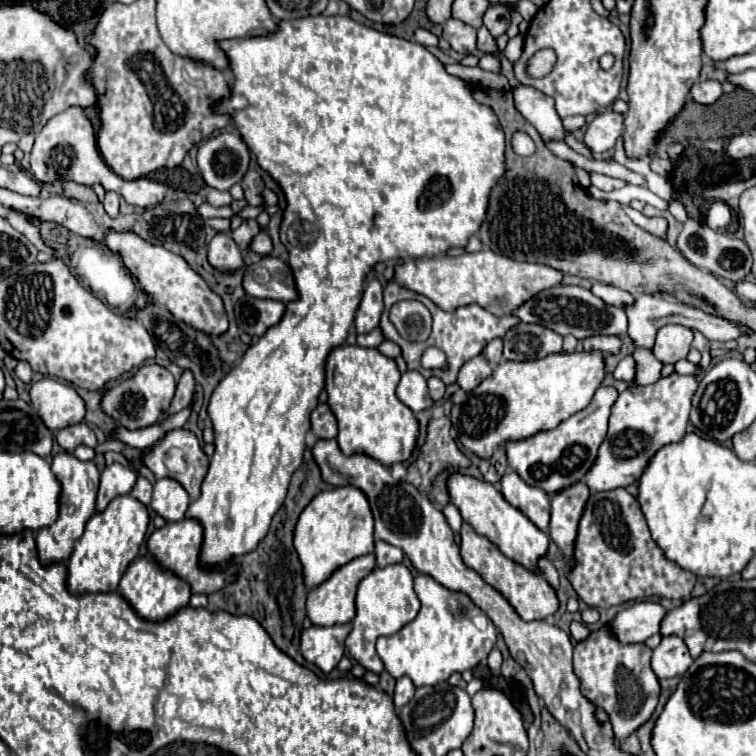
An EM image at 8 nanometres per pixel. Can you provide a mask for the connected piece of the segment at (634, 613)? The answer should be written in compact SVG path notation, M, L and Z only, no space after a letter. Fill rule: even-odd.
M640 601L616 613L616 617L608 621L608 625L612 635L620 643L642 643L660 631L664 613L664 607L658 603Z

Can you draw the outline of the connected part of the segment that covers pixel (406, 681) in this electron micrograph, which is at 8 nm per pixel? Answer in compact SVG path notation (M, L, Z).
M400 677L396 681L396 689L394 689L394 705L396 705L396 709L402 709L414 697L414 691L416 691L416 687L410 681L410 677Z

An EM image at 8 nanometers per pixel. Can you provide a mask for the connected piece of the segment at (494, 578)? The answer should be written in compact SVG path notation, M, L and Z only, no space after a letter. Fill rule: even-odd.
M462 523L462 543L460 543L460 555L464 559L464 563L474 569L486 583L490 583L496 591L500 591L504 595L504 599L516 609L516 613L524 619L524 621L538 621L538 619L548 619L552 617L558 607L558 595L556 591L550 587L550 583L536 571L530 571L526 567L522 567L520 563L514 563L512 559L508 559L488 537L478 535L468 523Z

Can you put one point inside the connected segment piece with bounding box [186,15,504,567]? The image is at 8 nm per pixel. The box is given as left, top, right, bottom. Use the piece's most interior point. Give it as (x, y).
(382, 155)

